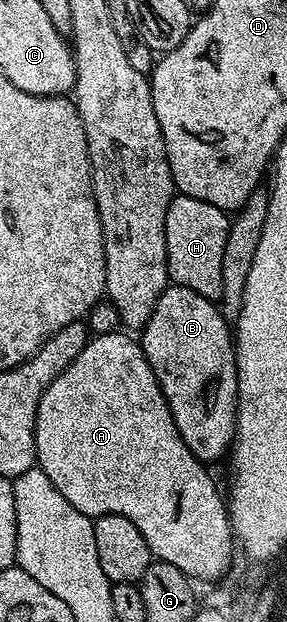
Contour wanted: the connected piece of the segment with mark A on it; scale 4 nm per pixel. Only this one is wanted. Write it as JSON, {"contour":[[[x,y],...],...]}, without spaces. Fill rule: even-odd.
{"contour":[[[124,331],[114,333],[97,333],[89,340],[88,346],[46,387],[42,399],[38,403],[38,415],[36,416],[36,460],[38,467],[46,471],[50,483],[62,491],[62,495],[78,511],[82,511],[90,518],[101,517],[109,513],[110,515],[122,515],[142,531],[146,543],[150,547],[153,558],[174,563],[186,574],[187,577],[204,581],[219,582],[231,567],[232,546],[234,544],[234,534],[232,532],[232,522],[228,516],[228,506],[225,498],[216,490],[216,481],[208,474],[209,466],[205,462],[199,461],[198,458],[182,443],[182,435],[178,435],[178,427],[174,423],[174,415],[170,415],[170,407],[162,395],[162,391],[156,382],[154,371],[146,359],[143,347],[140,346],[139,340],[135,336],[129,335]]]}

